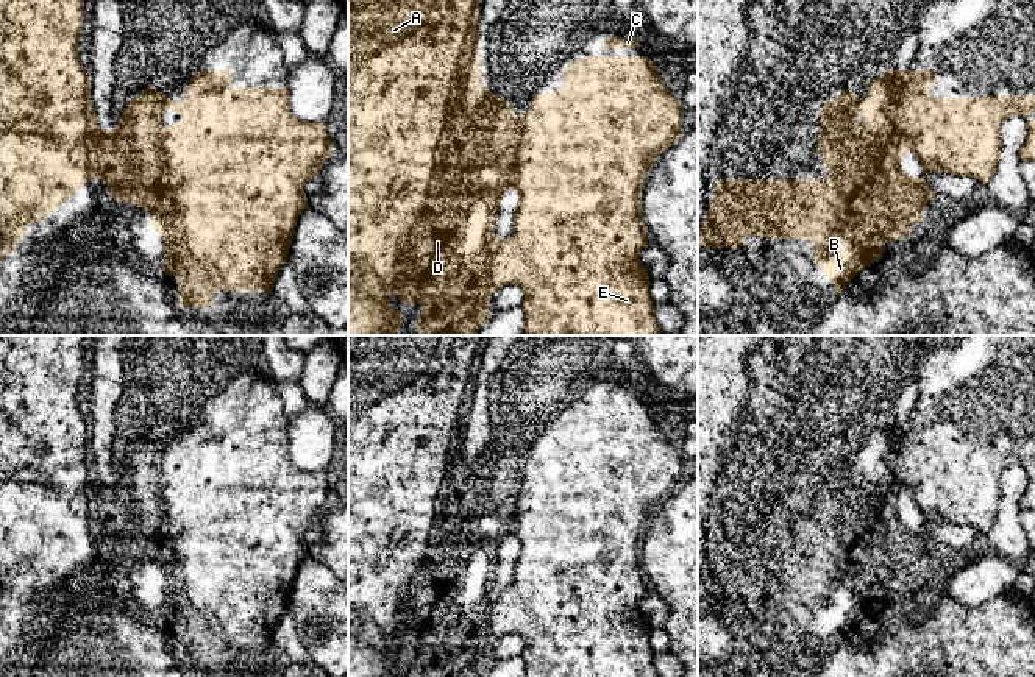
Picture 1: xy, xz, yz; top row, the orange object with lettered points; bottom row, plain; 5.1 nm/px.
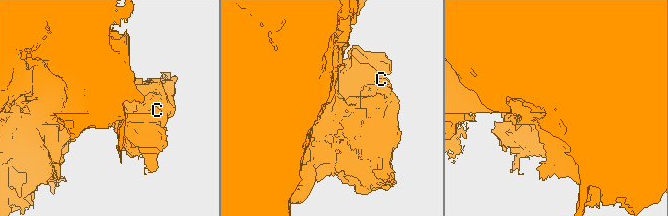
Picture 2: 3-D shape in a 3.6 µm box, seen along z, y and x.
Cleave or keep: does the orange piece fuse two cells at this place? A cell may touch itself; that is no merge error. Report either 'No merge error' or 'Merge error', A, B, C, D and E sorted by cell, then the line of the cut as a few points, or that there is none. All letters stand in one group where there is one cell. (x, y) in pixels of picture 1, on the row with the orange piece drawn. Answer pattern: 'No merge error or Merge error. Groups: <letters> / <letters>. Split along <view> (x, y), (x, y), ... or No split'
Merge error. Groups: A D / B C E. Split along yz (899, 164), (862, 164), (868, 173), (860, 178), (828, 178)

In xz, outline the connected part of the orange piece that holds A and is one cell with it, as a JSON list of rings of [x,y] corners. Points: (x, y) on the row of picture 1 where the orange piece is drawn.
[[[348,0],[348,335],[393,335],[393,334],[395,334],[395,332],[397,332],[397,331],[398,331],[398,329],[400,329],[400,324],[401,324],[401,318],[403,318],[403,314],[401,314],[401,312],[397,312],[397,310],[393,310],[393,309],[392,309],[392,306],[390,306],[390,296],[392,296],[392,295],[397,295],[397,296],[398,296],[398,300],[400,300],[400,301],[401,301],[401,303],[404,303],[404,304],[407,304],[407,303],[417,303],[417,304],[420,304],[420,306],[421,306],[421,307],[423,307],[423,310],[421,310],[421,315],[420,315],[420,320],[418,320],[418,321],[417,321],[417,324],[415,324],[415,329],[417,329],[417,331],[418,331],[418,332],[420,332],[420,335],[473,335],[473,334],[475,334],[475,332],[476,332],[476,331],[478,331],[478,329],[479,329],[479,328],[481,328],[481,326],[482,326],[482,324],[484,324],[484,323],[485,323],[485,320],[487,320],[487,317],[489,317],[489,312],[490,312],[490,310],[489,310],[489,300],[490,300],[490,296],[492,296],[492,295],[493,295],[493,293],[495,293],[495,292],[496,292],[496,289],[495,289],[495,285],[493,285],[493,282],[492,282],[492,250],[493,250],[493,246],[495,246],[495,243],[496,243],[496,240],[498,240],[498,239],[496,239],[496,236],[495,236],[495,220],[496,220],[496,217],[498,217],[498,211],[500,211],[500,206],[501,206],[501,197],[503,197],[503,195],[504,195],[504,193],[506,193],[506,192],[507,192],[507,190],[509,190],[509,189],[514,189],[514,148],[515,148],[515,115],[514,115],[514,112],[512,112],[512,108],[510,108],[510,106],[509,106],[509,103],[507,103],[507,101],[506,101],[506,98],[504,98],[504,97],[501,97],[501,95],[496,95],[496,94],[493,94],[493,92],[492,92],[492,90],[490,90],[490,89],[489,89],[489,86],[487,86],[487,84],[484,84],[484,83],[482,83],[482,59],[481,59],[481,58],[479,58],[479,56],[478,56],[478,55],[476,55],[476,53],[478,53],[478,51],[479,51],[479,23],[478,23],[478,20],[479,20],[479,0]]]

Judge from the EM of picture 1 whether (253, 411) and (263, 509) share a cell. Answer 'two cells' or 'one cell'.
one cell

